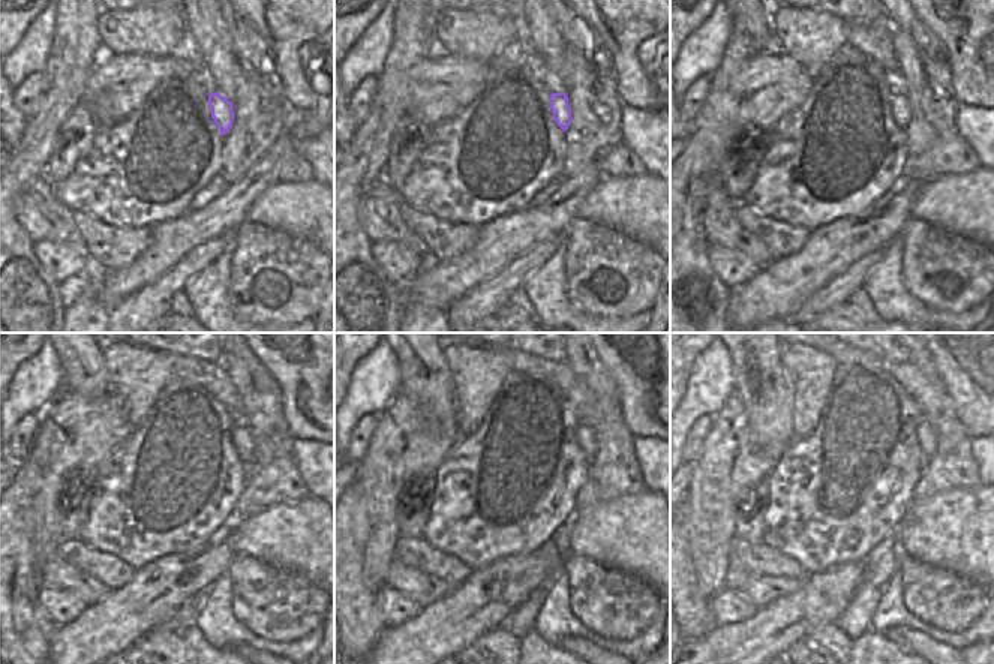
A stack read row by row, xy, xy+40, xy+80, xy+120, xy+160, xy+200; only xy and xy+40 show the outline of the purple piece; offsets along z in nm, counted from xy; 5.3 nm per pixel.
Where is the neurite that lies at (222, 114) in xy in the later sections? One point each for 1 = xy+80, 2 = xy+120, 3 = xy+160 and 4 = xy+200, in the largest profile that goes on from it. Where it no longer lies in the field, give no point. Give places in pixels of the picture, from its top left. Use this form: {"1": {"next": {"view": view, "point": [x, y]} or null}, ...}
{"1": {"next": {"view": "xy+80", "point": [900, 105]}}, "2": {"next": {"view": "xy+120", "point": [242, 439]}}, "3": {"next": {"view": "xy+160", "point": [585, 436]}}, "4": {"next": {"view": "xy+200", "point": [927, 438]}}}

